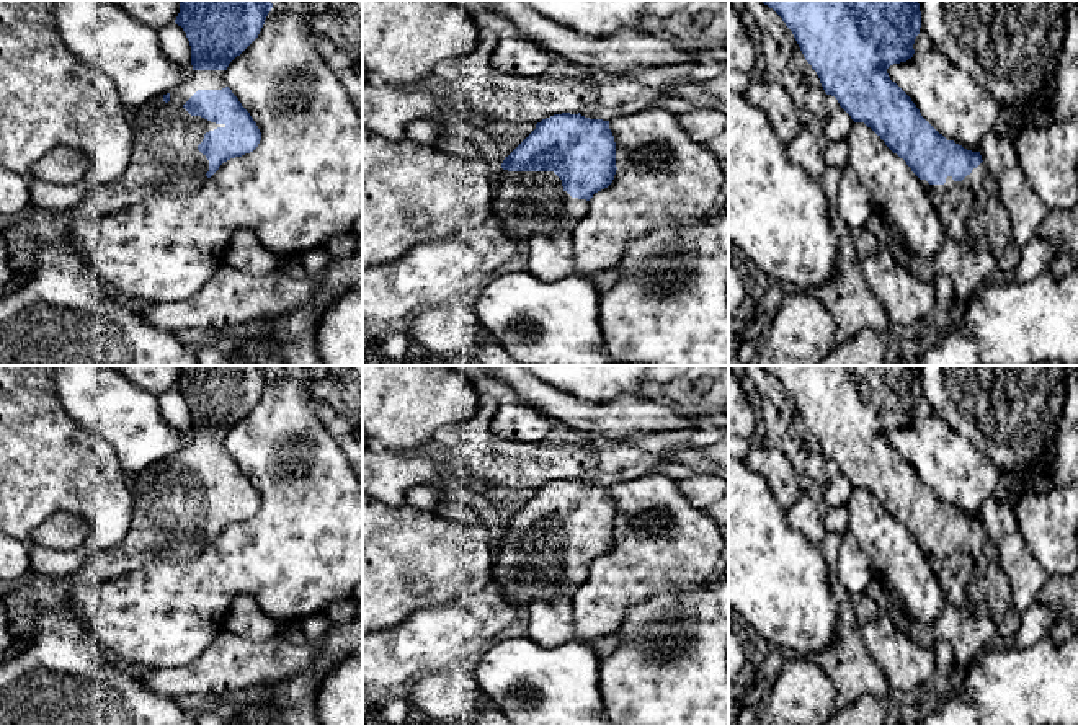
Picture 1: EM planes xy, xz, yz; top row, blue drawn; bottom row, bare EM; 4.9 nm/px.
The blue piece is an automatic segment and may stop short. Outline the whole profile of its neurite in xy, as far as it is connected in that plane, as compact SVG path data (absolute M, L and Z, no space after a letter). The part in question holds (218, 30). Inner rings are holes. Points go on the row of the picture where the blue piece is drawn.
M180 0L175 23L183 28L189 41L193 73L172 93L155 96L129 114L132 127L129 165L118 180L88 193L70 214L96 219L155 194L189 194L199 189L224 162L258 147L261 132L225 85L225 70L258 38L271 8L270 0Z

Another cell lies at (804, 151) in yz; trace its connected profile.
M802 126L789 144L786 144L787 158L800 167L808 176L818 180L826 168L823 147L807 126Z

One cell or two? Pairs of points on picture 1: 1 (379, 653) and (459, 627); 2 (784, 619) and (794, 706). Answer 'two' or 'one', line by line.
1: one
2: two

